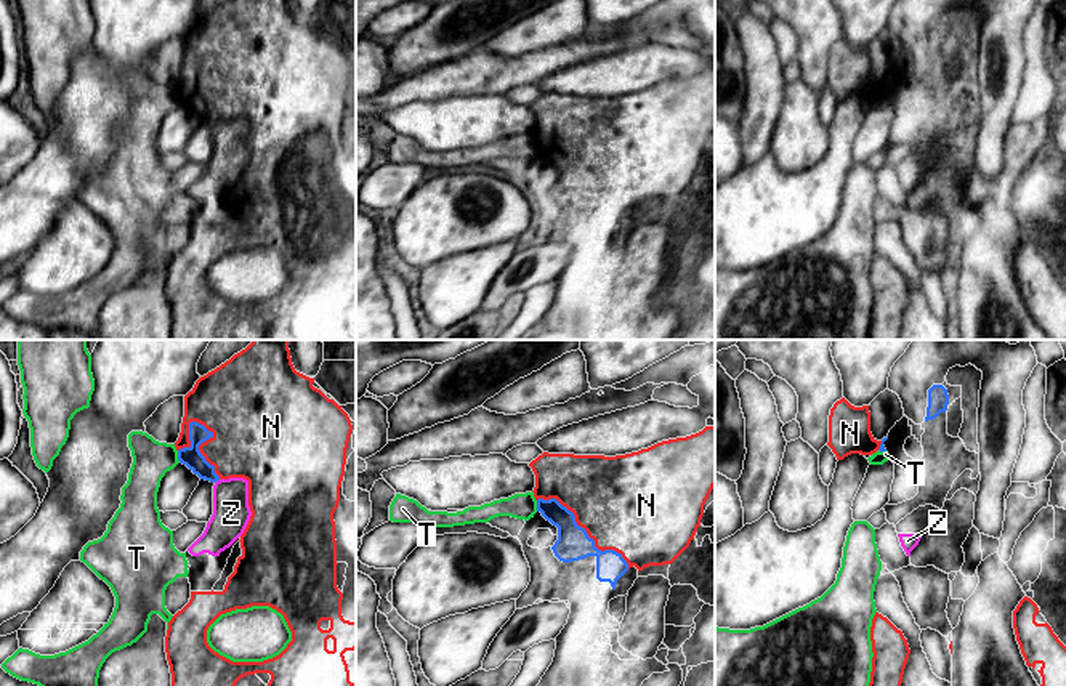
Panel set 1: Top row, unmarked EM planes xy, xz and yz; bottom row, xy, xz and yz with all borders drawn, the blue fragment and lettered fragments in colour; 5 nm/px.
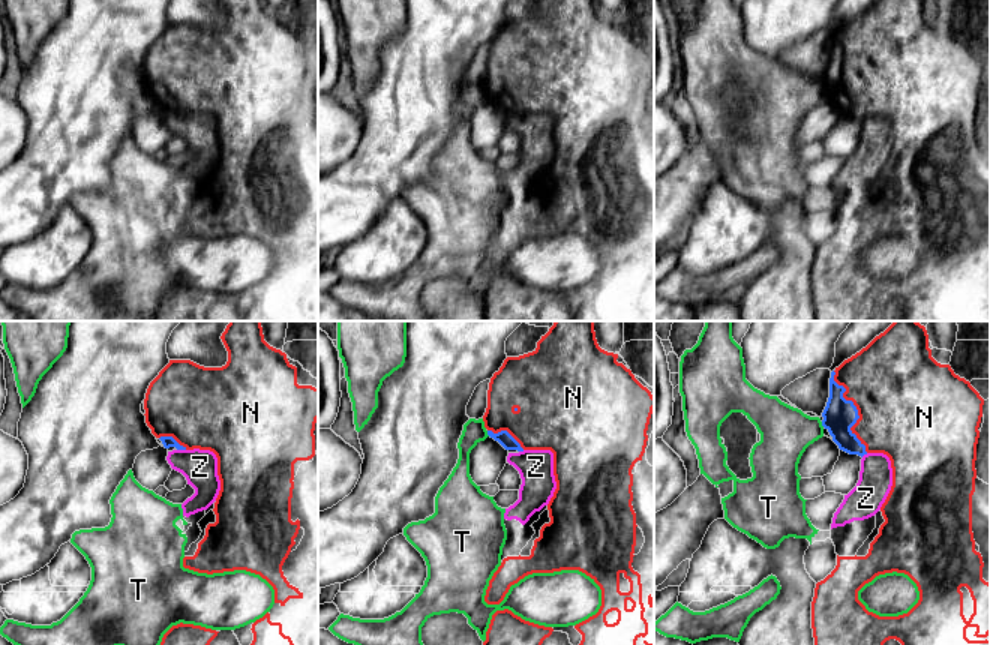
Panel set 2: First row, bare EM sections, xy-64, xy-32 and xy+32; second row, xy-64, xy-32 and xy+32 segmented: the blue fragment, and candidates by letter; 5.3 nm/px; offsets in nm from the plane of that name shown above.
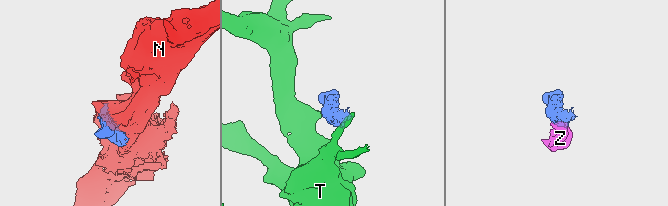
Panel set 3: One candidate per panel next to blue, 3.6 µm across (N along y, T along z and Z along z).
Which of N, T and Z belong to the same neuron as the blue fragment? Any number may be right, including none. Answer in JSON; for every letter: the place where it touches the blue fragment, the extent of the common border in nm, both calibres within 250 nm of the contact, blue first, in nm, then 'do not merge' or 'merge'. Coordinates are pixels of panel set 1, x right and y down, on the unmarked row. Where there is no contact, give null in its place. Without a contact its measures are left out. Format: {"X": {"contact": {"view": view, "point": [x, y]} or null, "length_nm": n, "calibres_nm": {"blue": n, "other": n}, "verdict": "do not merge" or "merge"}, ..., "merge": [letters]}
{"N": {"contact": {"view": "xz", "point": [585, 172]}, "length_nm": 600, "calibres_nm": {"blue": 170, "other": 480}, "verdict": "merge"}, "T": {"contact": {"view": "xy", "point": [178, 98]}, "length_nm": 70, "calibres_nm": {"blue": 100, "other": 190}, "verdict": "do not merge"}, "Z": {"contact": {"view": "xy", "point": [217, 121]}, "length_nm": 40, "calibres_nm": {"blue": 100, "other": 190}, "verdict": "merge"}, "merge": ["N", "Z"]}

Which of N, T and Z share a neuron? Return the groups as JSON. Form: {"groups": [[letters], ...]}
{"groups": [["N", "Z"], ["T"]]}

